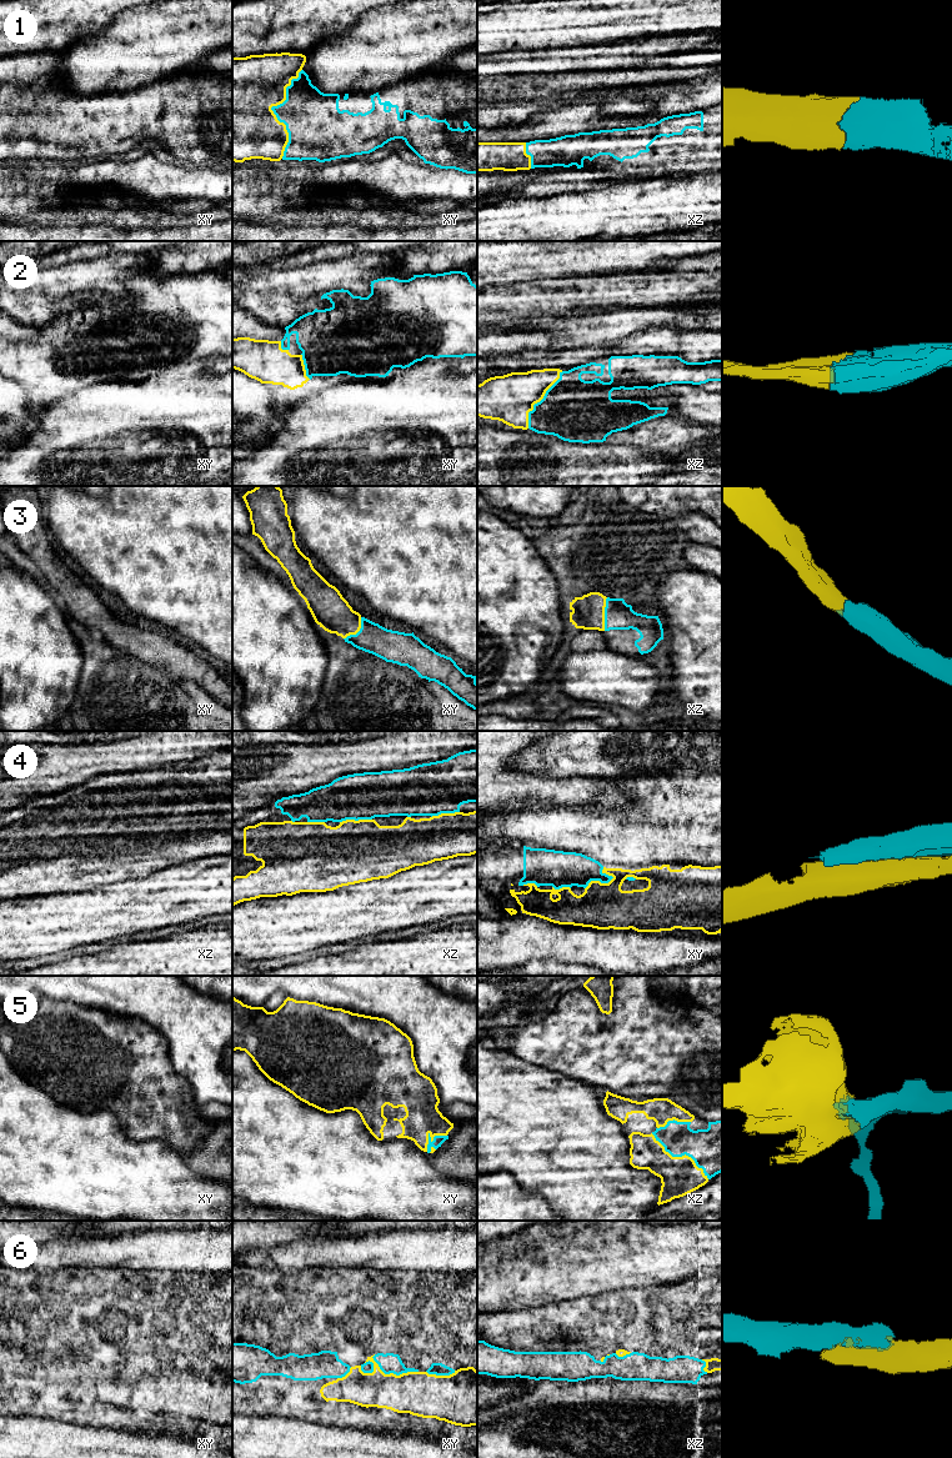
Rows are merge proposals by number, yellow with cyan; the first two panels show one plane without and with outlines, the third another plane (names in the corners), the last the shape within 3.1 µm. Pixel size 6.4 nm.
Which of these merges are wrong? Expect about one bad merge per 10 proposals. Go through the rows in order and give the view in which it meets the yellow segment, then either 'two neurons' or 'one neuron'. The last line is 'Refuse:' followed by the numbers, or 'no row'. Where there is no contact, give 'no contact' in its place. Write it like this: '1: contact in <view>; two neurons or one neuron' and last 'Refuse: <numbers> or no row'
1: contact in xy; one neuron
2: contact in xz; one neuron
3: contact in xz; one neuron
4: contact in xy; one neuron
5: contact in xz; one neuron
6: contact in xy; one neuron
Refuse: no row

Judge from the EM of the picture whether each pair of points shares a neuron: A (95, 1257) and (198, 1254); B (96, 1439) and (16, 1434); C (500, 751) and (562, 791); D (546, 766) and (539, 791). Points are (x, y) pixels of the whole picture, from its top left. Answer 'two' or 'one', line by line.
A: one
B: one
C: one
D: two

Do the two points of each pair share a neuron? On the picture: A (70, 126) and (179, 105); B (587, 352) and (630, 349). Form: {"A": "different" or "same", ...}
{"A": "same", "B": "same"}

